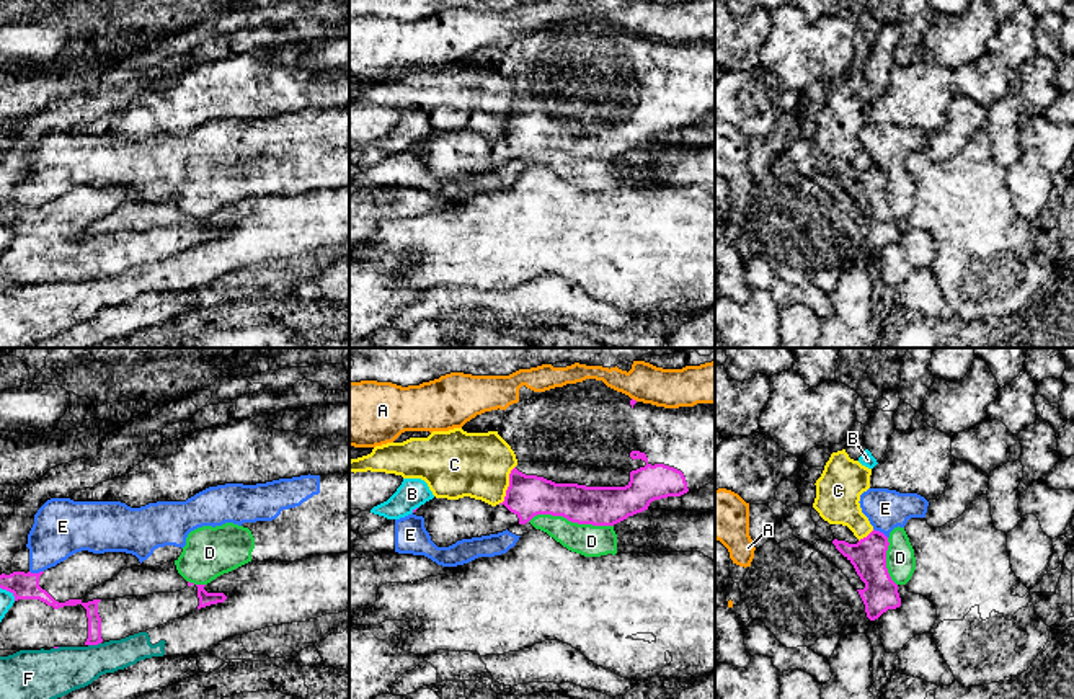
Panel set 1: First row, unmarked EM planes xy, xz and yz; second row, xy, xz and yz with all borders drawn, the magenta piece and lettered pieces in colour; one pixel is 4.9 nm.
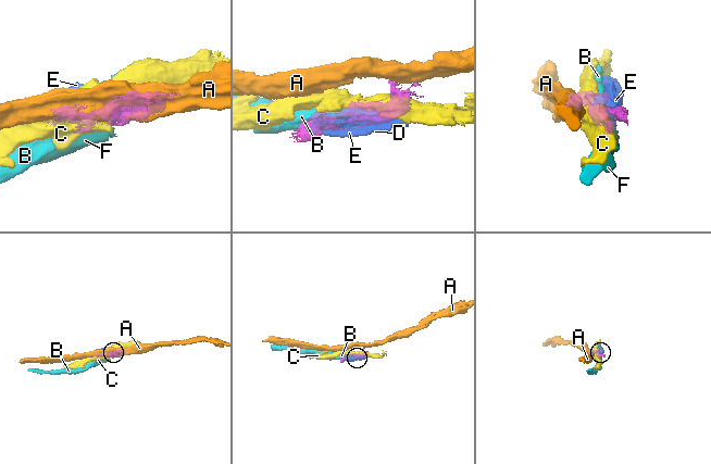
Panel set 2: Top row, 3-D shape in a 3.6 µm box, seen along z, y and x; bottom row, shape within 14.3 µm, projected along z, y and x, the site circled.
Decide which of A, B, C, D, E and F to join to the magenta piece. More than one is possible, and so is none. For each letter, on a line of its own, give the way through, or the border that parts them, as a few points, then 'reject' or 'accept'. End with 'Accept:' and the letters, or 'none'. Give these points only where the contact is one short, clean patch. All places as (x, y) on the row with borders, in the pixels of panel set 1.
A: reject
B: reject
C: reject
D: border along xz (528, 521), (537, 515), (562, 515), (578, 523), (612, 526); reject
E: reject
F: border along xy (100, 642), (88, 645); reject
Accept: none

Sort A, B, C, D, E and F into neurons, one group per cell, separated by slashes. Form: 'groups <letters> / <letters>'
groups A / B / C / D E / F

